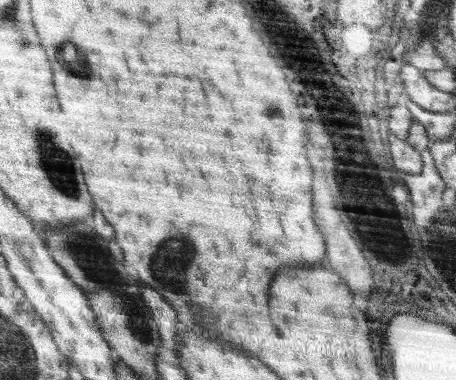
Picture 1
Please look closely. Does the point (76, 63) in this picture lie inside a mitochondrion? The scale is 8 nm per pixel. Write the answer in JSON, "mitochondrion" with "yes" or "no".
{"mitochondrion":"yes"}

